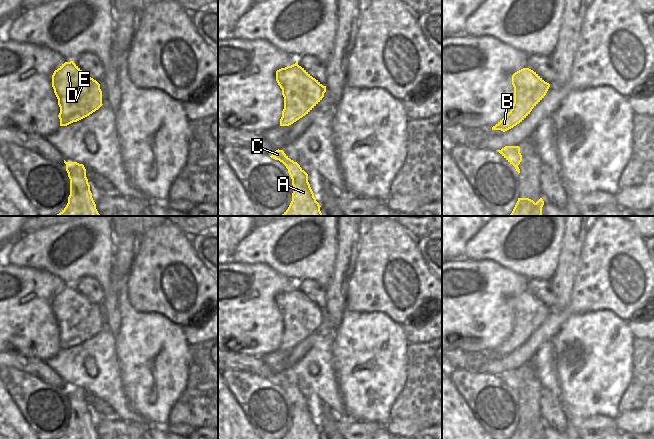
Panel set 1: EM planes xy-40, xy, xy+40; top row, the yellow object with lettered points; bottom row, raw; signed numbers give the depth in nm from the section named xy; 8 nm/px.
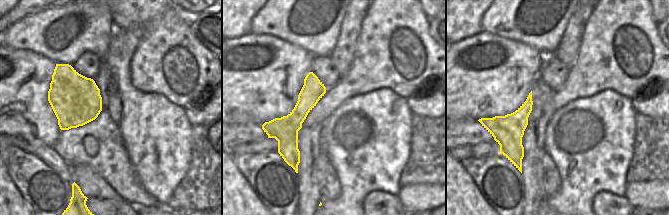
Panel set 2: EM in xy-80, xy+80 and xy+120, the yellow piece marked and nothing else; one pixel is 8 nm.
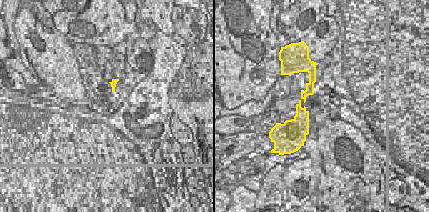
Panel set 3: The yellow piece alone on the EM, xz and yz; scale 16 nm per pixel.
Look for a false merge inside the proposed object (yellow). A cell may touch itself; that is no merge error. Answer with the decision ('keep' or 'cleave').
keep

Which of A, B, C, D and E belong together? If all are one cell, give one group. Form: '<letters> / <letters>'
A B C D E

